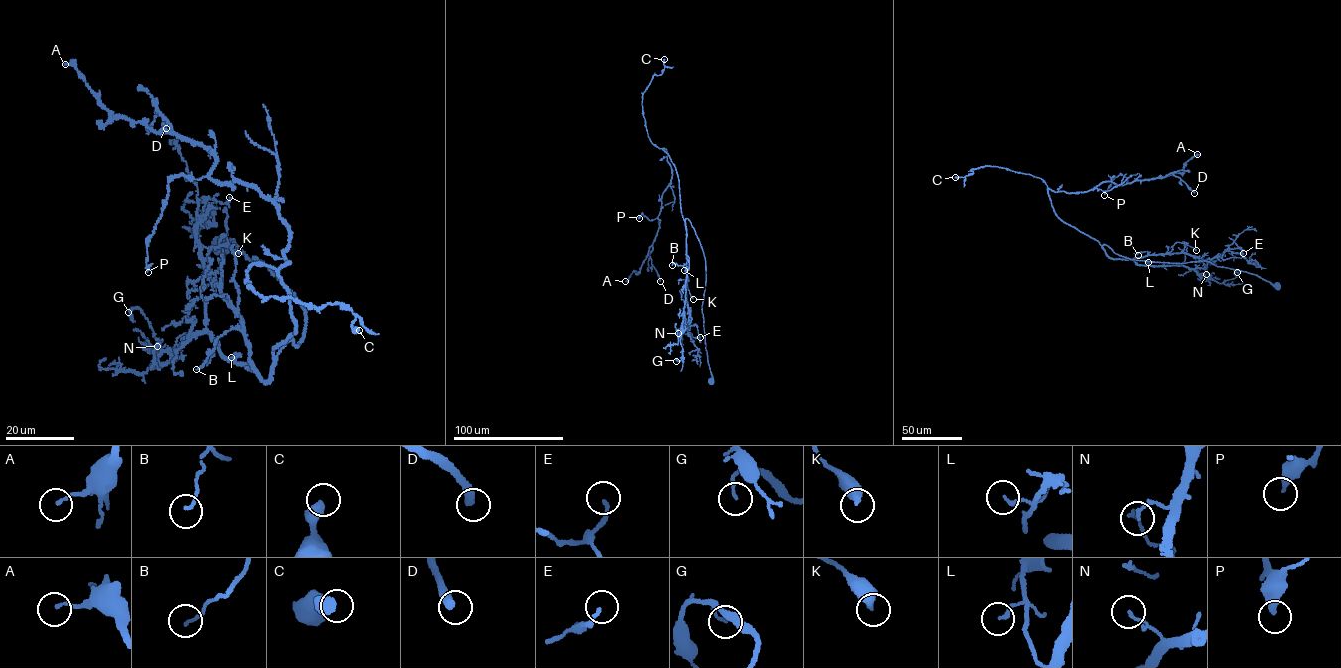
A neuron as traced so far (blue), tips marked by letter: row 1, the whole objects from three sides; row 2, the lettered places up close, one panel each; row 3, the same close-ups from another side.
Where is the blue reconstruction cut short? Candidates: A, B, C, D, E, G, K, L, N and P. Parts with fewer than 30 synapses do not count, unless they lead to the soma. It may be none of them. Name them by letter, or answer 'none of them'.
D

